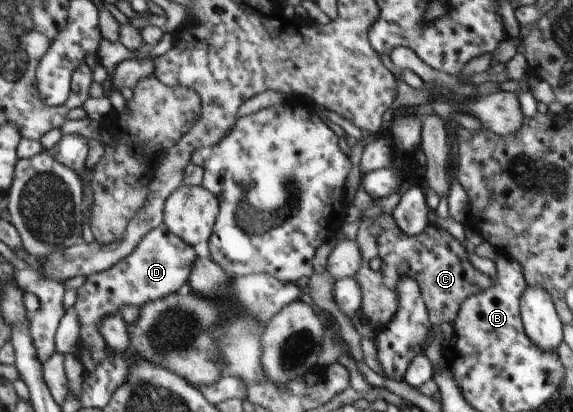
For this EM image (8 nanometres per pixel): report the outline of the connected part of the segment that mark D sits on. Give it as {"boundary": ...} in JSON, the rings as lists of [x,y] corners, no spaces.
{"boundary":[[[161,223],[155,230],[143,236],[143,240],[127,258],[123,258],[110,269],[90,275],[85,284],[77,289],[77,302],[74,307],[81,326],[80,346],[88,349],[95,364],[107,358],[107,342],[97,330],[101,318],[119,314],[123,306],[140,309],[147,302],[155,302],[159,298],[175,294],[183,284],[187,284],[193,262],[198,258],[193,247],[169,232],[165,223]]]}

